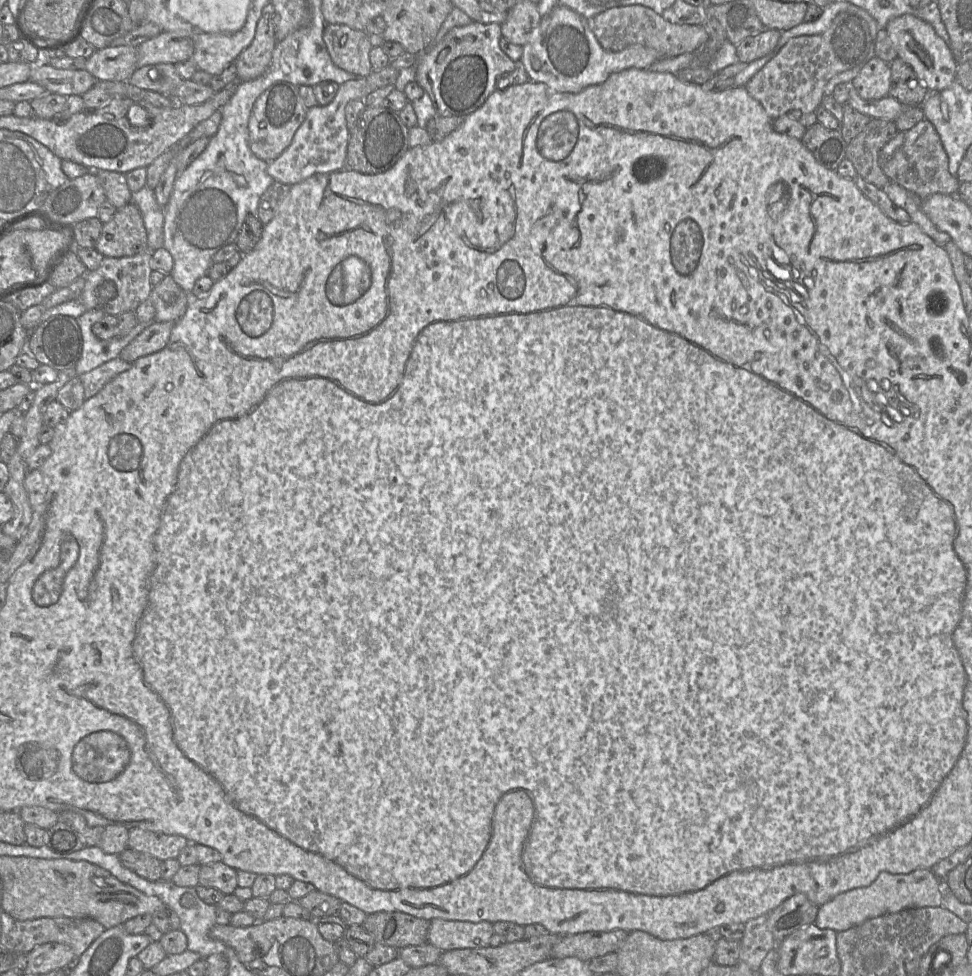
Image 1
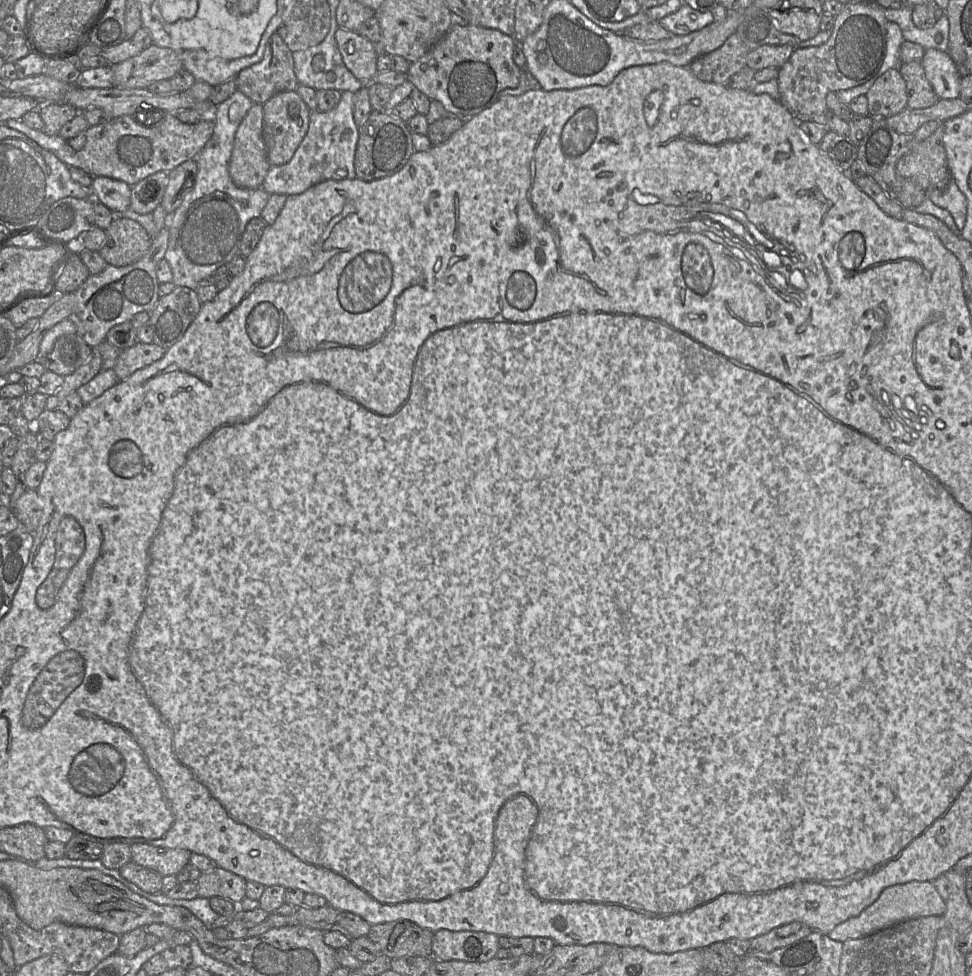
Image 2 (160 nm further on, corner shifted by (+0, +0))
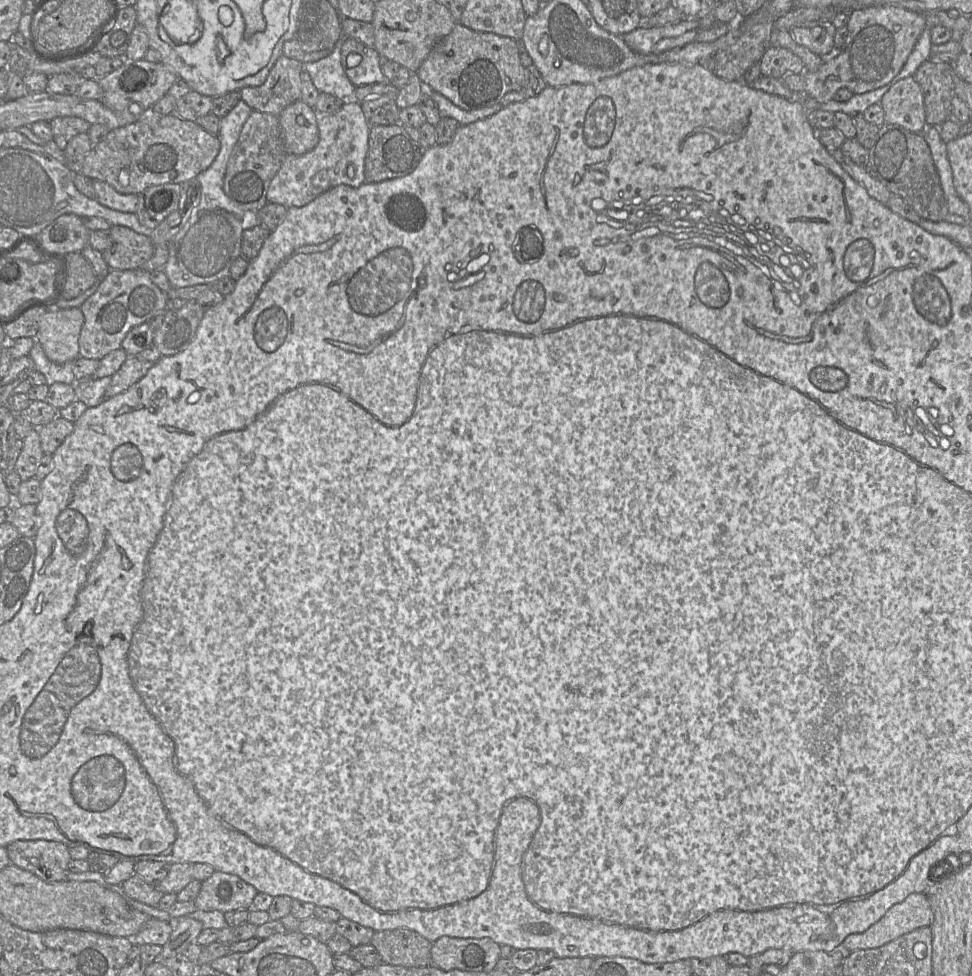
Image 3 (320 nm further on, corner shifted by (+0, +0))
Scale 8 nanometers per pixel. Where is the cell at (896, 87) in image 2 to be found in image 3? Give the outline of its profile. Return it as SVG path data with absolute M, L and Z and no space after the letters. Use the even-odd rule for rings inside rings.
M913 76L891 85L880 105L886 123L899 125L913 133L923 133L927 127L924 94Z

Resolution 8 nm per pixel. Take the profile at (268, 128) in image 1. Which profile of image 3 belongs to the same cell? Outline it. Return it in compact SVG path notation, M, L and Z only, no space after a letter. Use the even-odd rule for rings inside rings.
M300 99L278 115L284 150L287 155L304 155L319 141L317 112Z

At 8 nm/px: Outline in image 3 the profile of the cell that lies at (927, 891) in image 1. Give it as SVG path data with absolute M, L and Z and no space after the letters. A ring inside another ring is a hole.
M912 893L893 905L866 931L848 935L841 948L846 952L878 948L915 929L932 925L934 914L926 893Z

